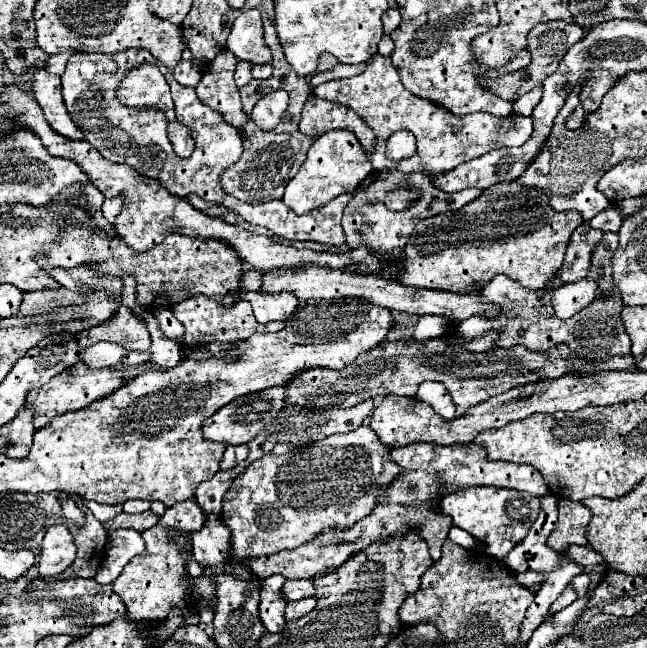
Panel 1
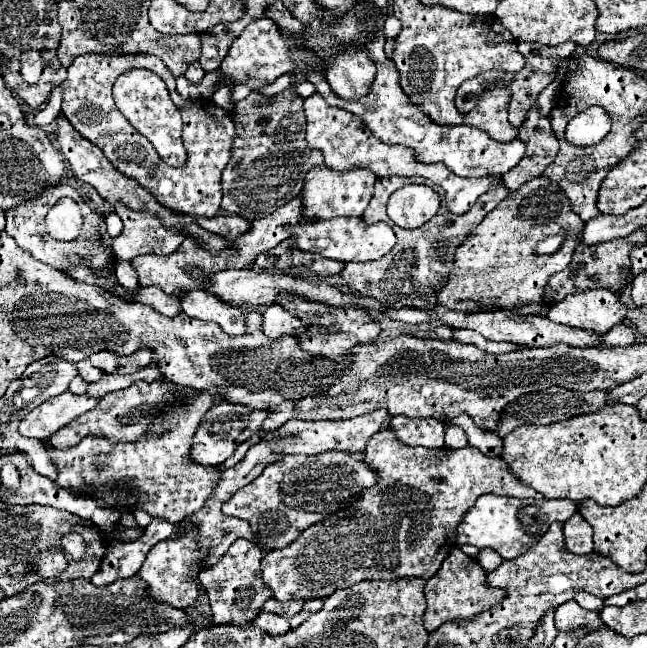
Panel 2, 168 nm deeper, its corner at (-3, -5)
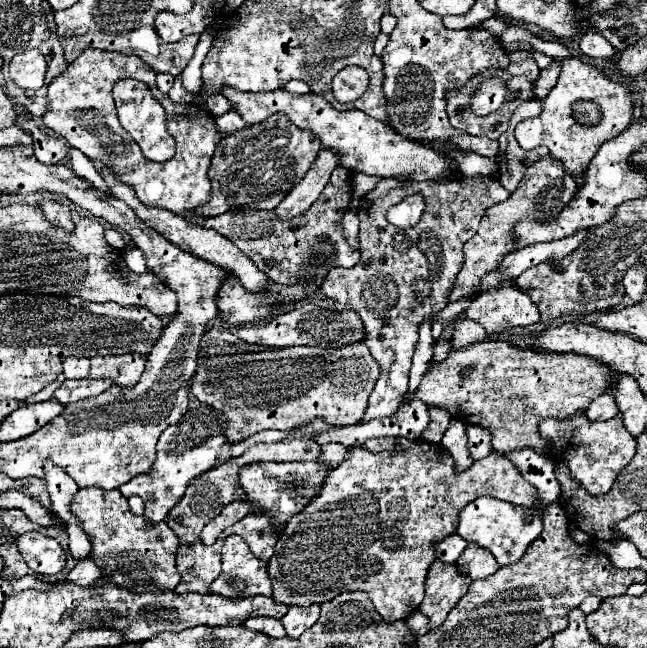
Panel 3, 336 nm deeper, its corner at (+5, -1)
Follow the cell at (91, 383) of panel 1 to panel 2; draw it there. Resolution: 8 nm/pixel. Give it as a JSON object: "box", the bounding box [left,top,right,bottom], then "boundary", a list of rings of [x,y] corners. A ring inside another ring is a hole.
{"box":[19,392,99,440],"boundary":[[[63,392],[59,396],[53,396],[51,400],[45,400],[39,404],[39,408],[33,408],[19,424],[19,432],[27,438],[47,440],[51,434],[55,434],[59,428],[73,422],[77,416],[85,414],[87,410],[95,408],[99,404],[99,396],[87,396],[87,394],[73,394]]]}

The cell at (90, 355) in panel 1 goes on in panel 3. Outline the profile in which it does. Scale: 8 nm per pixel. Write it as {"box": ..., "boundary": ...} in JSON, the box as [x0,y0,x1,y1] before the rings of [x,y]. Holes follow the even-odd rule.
{"box":[63,358,91,378],"boundary":[[[63,358],[63,374],[65,378],[87,378],[91,362],[87,358]]]}

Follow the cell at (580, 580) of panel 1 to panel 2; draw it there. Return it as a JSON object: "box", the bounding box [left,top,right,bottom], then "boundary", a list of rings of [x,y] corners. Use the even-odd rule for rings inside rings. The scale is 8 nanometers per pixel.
{"box":[575,592,603,610],"boundary":[[[577,592],[575,602],[579,602],[585,610],[601,610],[603,608],[603,598],[591,596],[589,592]]]}

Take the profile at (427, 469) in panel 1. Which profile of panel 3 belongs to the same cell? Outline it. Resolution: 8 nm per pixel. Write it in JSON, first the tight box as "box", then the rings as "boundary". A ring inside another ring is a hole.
{"box":[267,438,537,622],"boundary":[[[407,438],[397,440],[403,450],[371,454],[361,446],[351,448],[351,458],[331,470],[325,476],[323,488],[307,508],[287,522],[275,544],[275,554],[267,564],[275,602],[307,608],[311,604],[329,602],[341,592],[363,590],[385,622],[405,620],[423,600],[425,576],[435,560],[435,544],[455,534],[459,512],[469,502],[479,496],[493,496],[527,508],[537,500],[537,488],[529,484],[521,470],[499,452],[477,460],[467,472],[457,474],[451,454],[441,444]]]}

